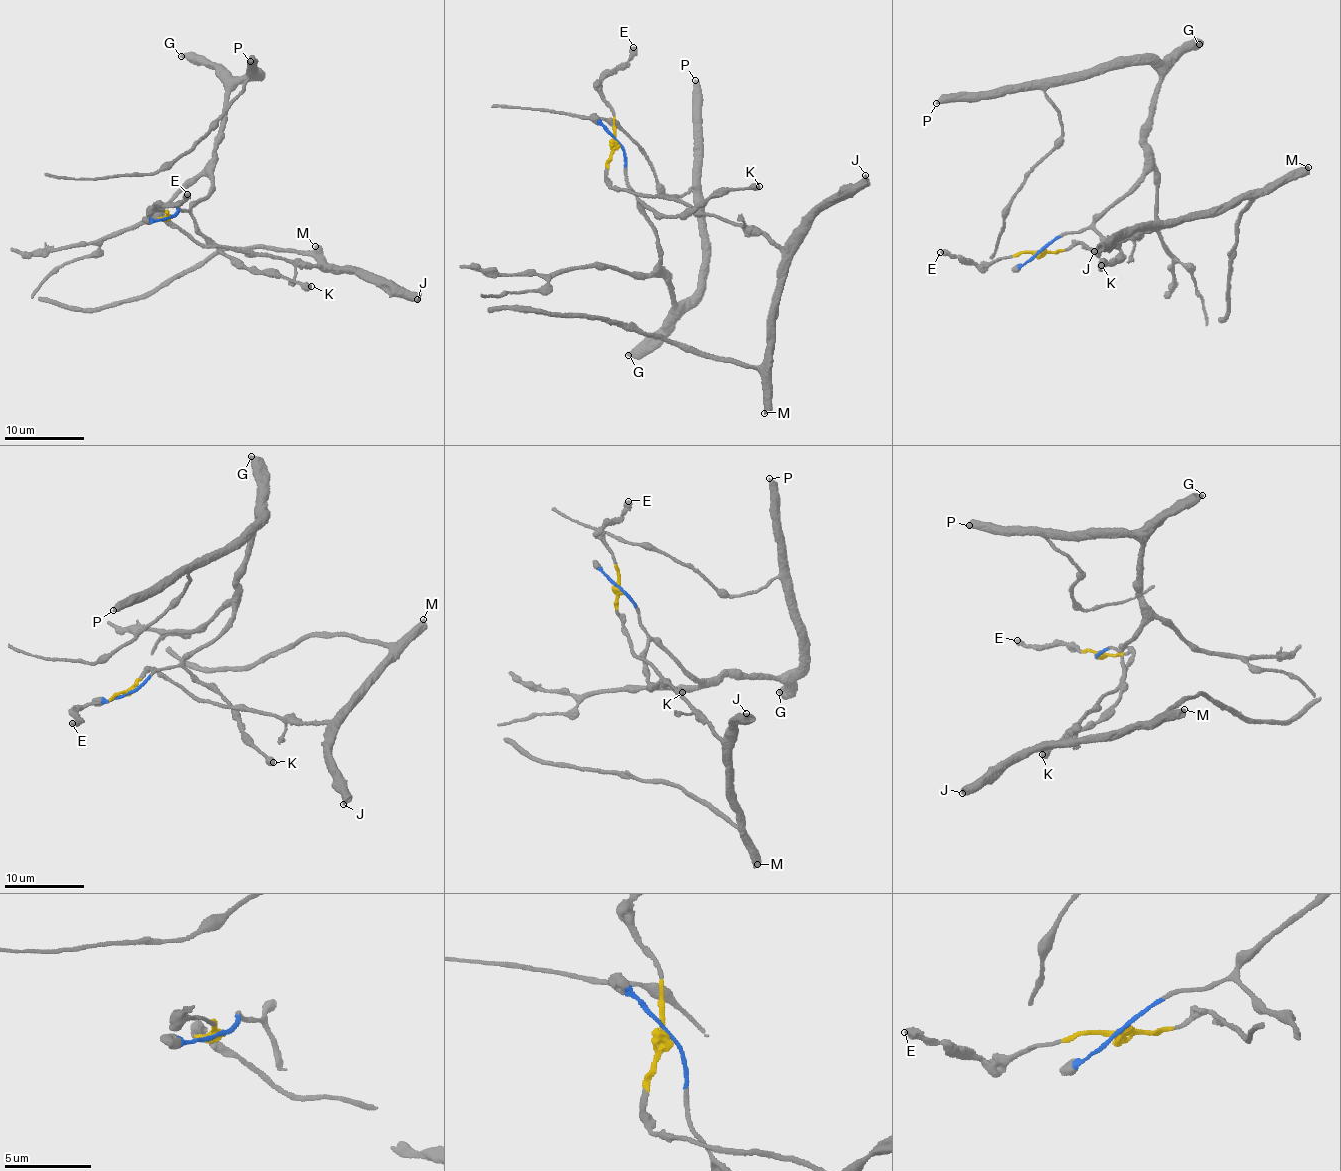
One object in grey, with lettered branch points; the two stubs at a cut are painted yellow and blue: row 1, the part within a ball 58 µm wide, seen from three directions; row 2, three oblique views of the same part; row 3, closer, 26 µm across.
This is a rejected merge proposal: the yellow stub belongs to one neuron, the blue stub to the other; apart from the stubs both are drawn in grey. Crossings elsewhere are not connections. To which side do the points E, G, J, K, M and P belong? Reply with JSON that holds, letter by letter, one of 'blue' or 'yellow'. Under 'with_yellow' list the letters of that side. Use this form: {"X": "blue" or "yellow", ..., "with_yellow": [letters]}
{"E": "yellow", "G": "blue", "J": "yellow", "K": "blue", "M": "yellow", "P": "blue", "with_yellow": ["E", "J", "M"]}

